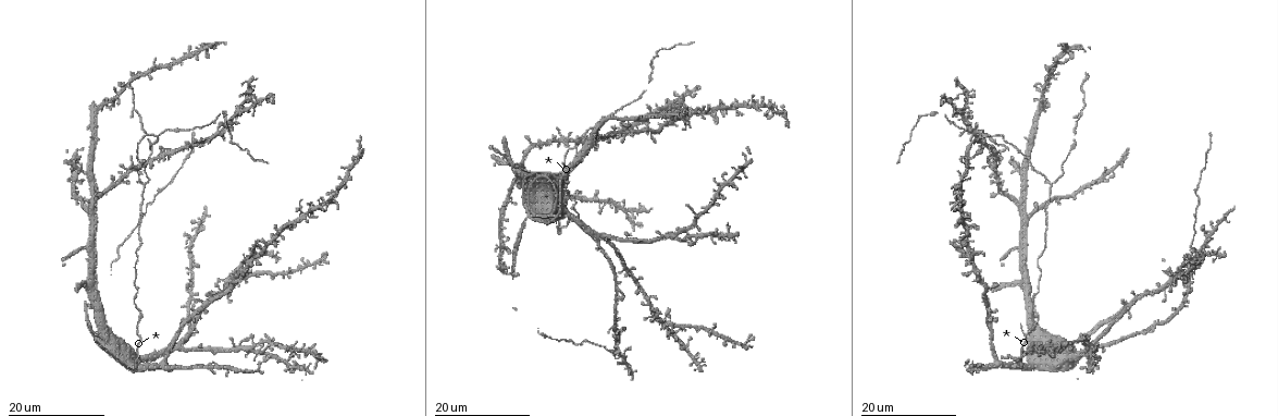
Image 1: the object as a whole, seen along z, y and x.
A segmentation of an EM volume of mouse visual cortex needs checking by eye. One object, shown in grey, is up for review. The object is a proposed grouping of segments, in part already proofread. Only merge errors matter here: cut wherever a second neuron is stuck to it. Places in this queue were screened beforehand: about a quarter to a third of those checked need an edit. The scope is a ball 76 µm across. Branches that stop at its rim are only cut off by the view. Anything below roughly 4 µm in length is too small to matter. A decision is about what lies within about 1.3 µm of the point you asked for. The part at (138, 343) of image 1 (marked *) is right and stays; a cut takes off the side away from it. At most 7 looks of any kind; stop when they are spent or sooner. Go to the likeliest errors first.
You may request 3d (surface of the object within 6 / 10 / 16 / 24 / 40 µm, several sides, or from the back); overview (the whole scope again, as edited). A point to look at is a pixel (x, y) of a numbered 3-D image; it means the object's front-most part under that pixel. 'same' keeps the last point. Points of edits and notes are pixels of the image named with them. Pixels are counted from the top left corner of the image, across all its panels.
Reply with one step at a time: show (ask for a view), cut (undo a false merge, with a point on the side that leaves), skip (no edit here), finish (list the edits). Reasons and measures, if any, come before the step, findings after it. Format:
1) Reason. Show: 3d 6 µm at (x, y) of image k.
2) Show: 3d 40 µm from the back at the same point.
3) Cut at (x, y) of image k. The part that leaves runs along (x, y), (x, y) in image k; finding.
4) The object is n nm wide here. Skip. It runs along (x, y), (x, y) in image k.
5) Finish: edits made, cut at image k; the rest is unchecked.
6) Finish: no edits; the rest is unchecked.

Three-way junction. Show: 3d 24 µm at (157, 137) of image 1.

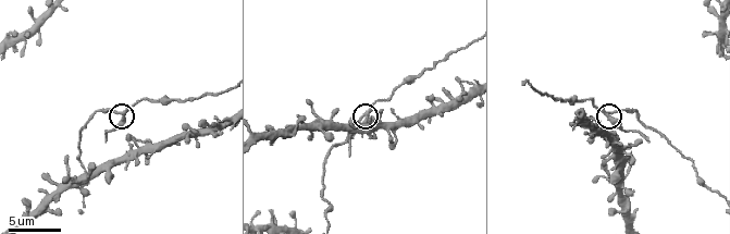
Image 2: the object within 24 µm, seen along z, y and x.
Show: 3d 6 µm at (366, 113) of image 2.

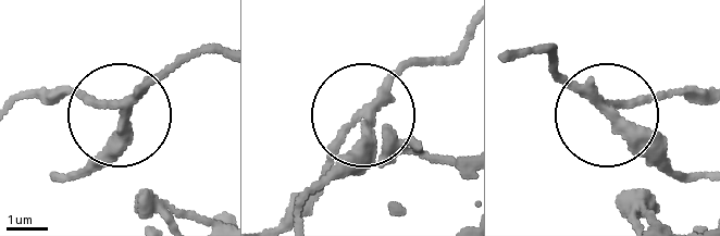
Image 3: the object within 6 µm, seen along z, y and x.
3 arms meet here. Cut at (114, 138) of image 3. A second neuron is stuck on.

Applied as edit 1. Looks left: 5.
Show: overview.

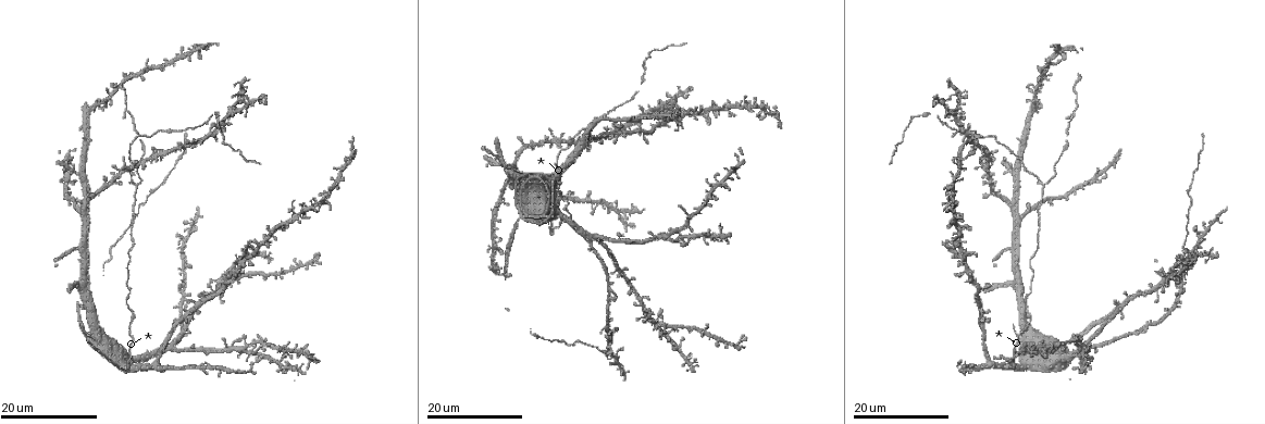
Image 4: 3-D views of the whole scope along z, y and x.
Four-way junction. Show: 3d 24 µm at (184, 238) of image 4.

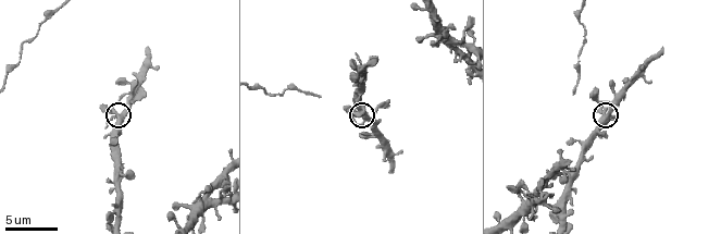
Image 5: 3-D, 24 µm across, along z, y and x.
Show: 3d 10 µm at (607, 117) of image 5.

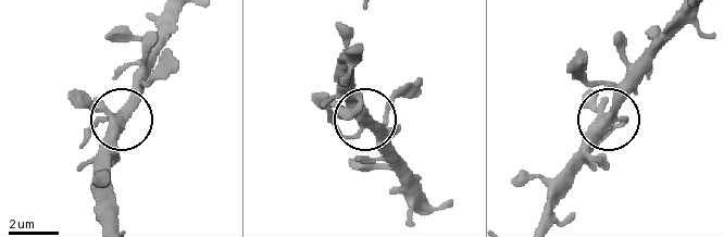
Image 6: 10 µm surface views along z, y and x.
4 arms meet here. Skip. One neuron here.

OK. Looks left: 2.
A fork. Show: 3d 16 µm at (137, 185) of image 4.

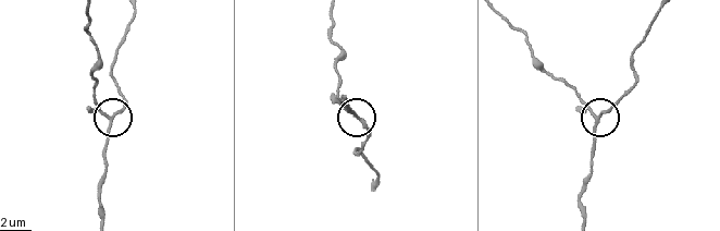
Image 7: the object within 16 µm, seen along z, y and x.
Zoom in. Show: 3d 6 µm at (110, 116) of image 7.

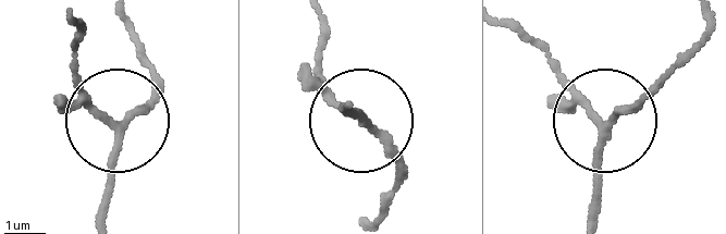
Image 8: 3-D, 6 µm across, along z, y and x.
3 arms meet here. Skip. It runs along (102, 223), (113, 130), (148, 99), (155, 71) in image 8; all the same neuron.

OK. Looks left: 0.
Finish: edits made, cut at image 3; the rest is unchecked.

